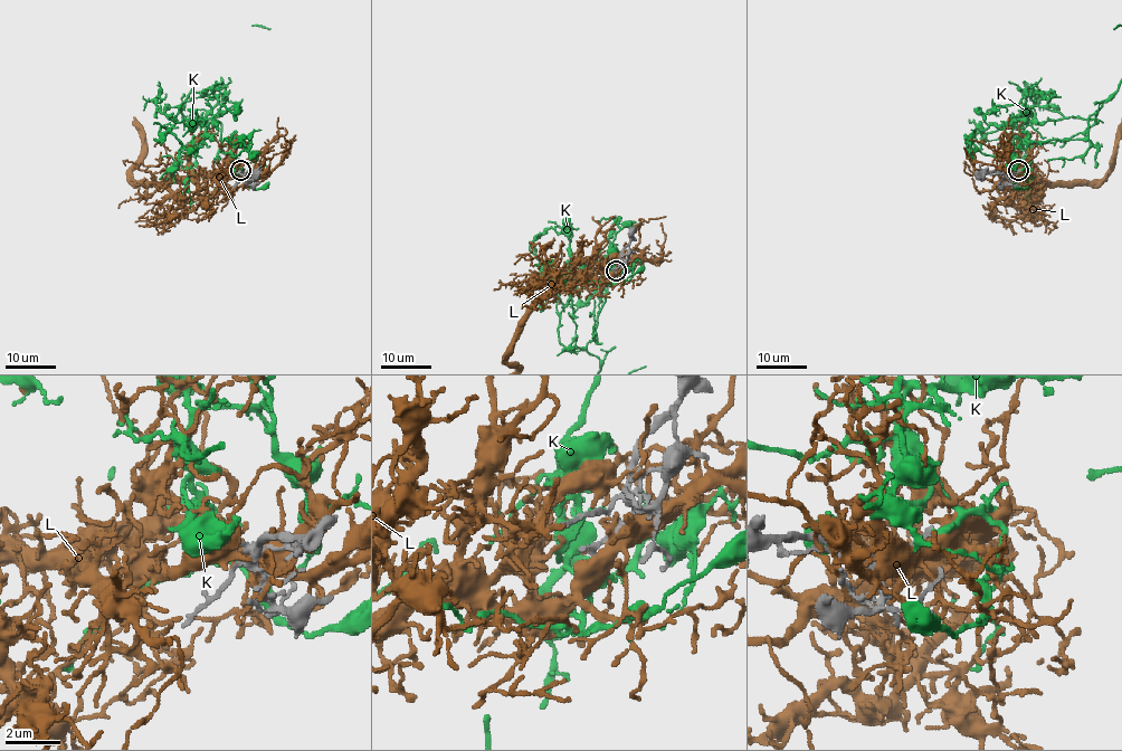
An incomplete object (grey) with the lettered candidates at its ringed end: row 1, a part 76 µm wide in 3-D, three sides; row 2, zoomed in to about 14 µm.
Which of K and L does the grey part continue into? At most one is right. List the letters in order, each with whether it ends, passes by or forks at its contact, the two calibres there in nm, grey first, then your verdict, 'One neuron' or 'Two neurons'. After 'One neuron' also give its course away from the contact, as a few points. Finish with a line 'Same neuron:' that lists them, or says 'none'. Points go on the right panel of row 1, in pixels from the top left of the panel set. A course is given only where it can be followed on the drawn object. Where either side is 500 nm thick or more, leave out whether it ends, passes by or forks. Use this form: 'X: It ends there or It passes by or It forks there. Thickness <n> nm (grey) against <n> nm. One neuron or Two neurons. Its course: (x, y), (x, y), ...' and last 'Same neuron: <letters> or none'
K: It ends there. Thickness 260 nm (grey) against 240 nm. One neuron
L: Thickness 260 nm (grey) against 500 nm. Two neurons
Same neuron: K

